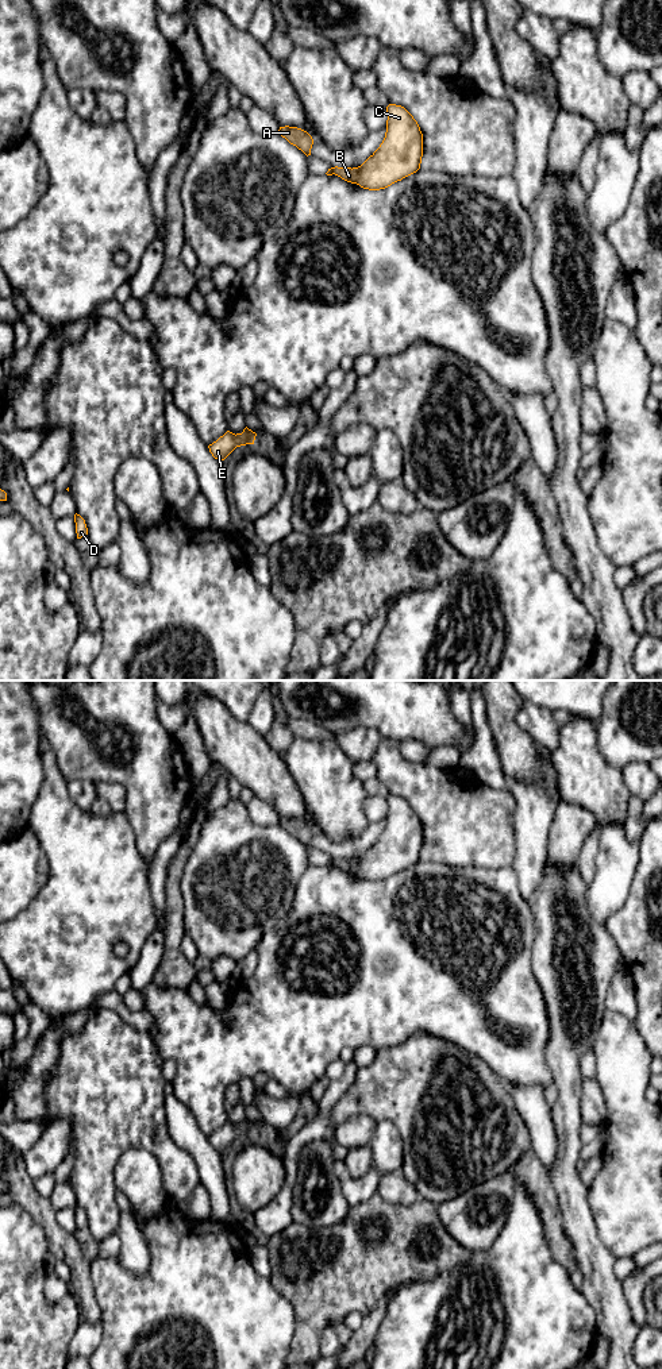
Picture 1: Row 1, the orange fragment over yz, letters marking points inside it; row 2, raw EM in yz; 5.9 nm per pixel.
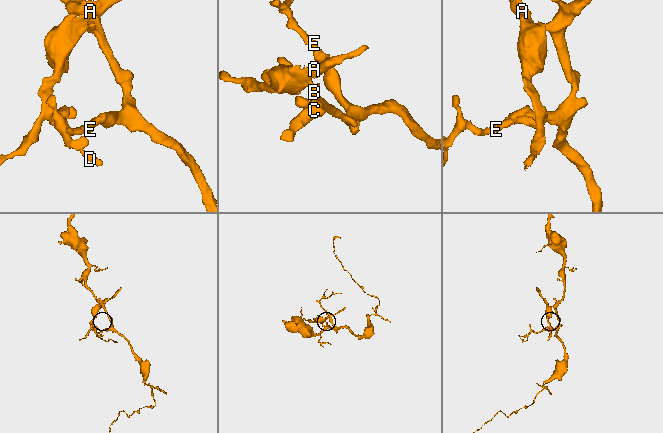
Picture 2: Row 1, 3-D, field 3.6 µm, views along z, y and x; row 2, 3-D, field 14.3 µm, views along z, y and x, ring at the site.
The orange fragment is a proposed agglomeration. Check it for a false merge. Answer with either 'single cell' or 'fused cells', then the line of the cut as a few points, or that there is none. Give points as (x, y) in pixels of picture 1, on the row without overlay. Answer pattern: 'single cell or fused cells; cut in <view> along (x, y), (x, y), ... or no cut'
fused cells; cut in yz along (328, 860), (333, 864)

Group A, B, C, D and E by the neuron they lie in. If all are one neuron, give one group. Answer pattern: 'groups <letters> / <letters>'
groups A / B C D E

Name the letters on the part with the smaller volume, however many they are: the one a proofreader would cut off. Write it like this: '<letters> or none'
A

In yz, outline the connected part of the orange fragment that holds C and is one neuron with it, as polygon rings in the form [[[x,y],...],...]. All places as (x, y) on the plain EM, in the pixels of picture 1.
[[[401,797],[386,798],[386,824],[380,838],[358,859],[331,859],[342,871],[363,880],[380,882],[420,860],[423,825],[413,807]]]

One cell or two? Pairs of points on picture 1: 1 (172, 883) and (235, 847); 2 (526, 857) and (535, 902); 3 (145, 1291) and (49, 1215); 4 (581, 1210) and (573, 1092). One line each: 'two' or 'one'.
1: two
2: two
3: two
4: one

